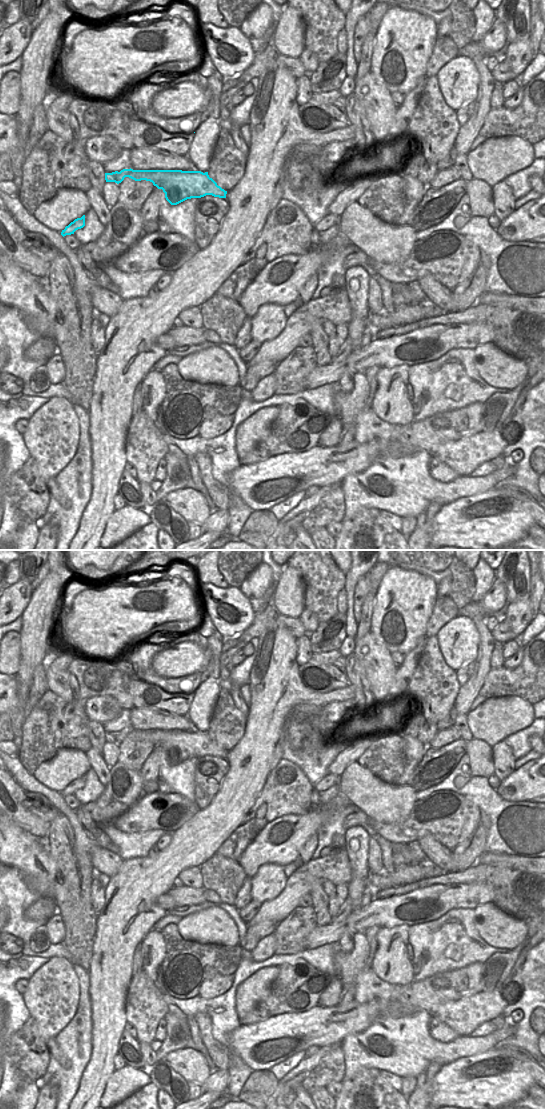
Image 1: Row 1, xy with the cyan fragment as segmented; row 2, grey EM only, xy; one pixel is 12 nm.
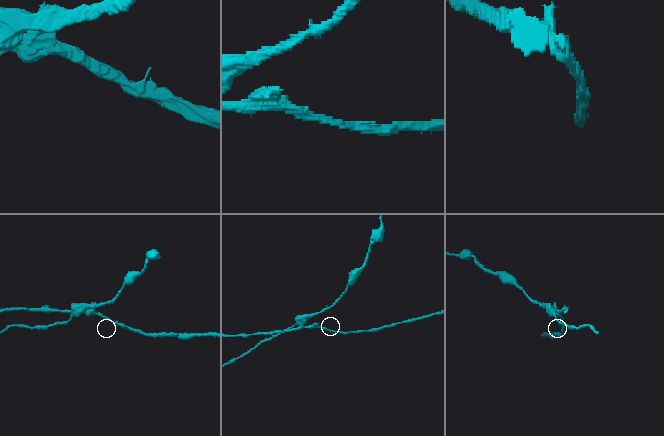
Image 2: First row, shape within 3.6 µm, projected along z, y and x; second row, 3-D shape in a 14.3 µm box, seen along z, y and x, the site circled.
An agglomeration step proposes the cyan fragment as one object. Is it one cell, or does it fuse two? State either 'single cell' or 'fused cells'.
fused cells

